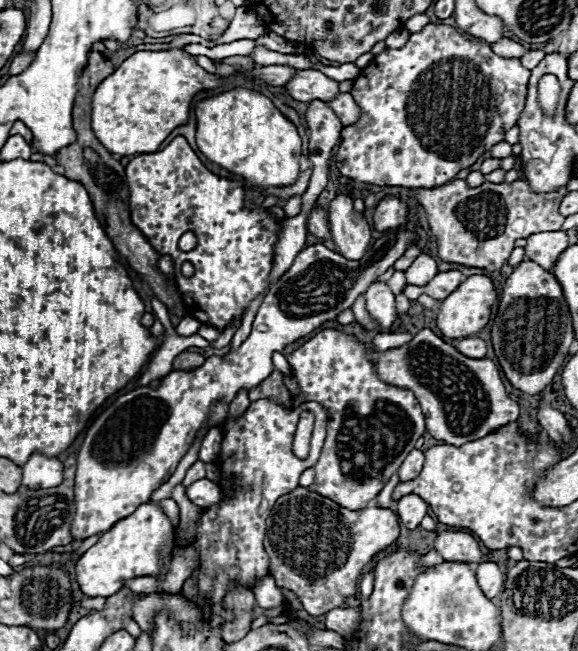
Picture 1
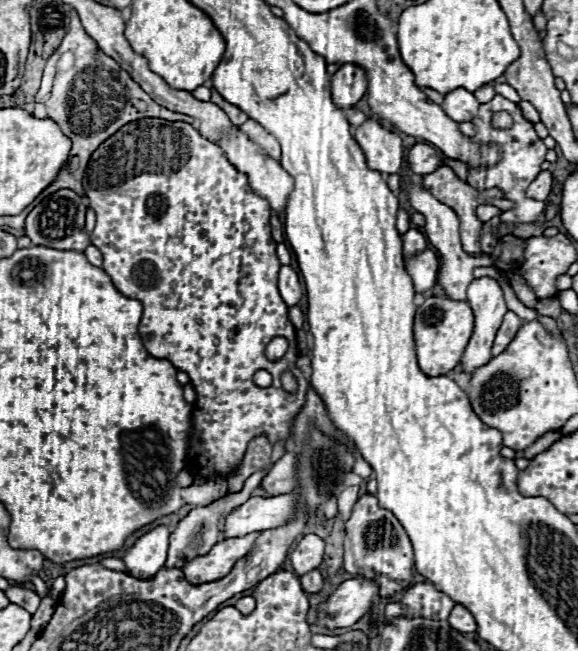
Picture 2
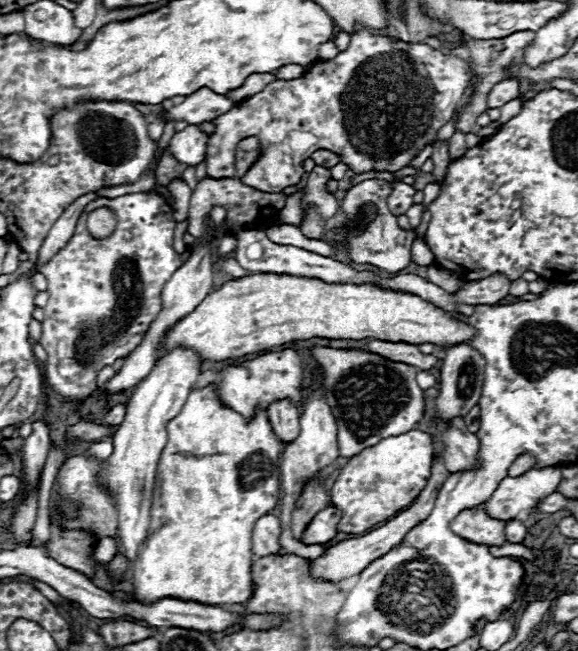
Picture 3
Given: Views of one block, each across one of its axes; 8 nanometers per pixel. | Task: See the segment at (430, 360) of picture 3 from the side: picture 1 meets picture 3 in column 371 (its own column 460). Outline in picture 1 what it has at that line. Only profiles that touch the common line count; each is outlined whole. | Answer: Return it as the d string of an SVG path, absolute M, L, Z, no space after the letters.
M464 338L456 344L456 348L468 358L484 358L486 356L486 342L482 338Z

